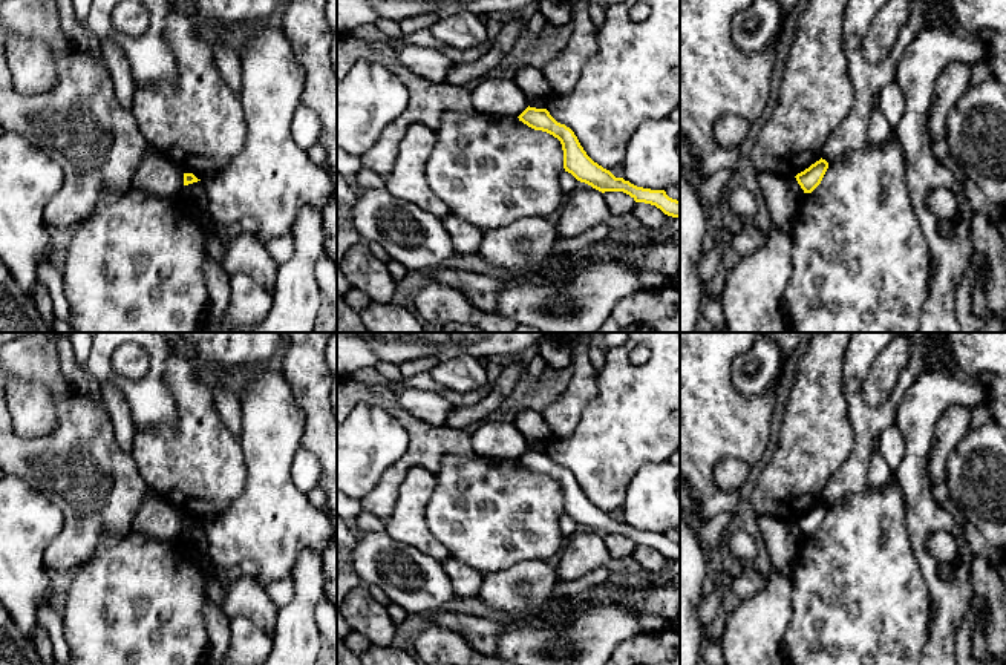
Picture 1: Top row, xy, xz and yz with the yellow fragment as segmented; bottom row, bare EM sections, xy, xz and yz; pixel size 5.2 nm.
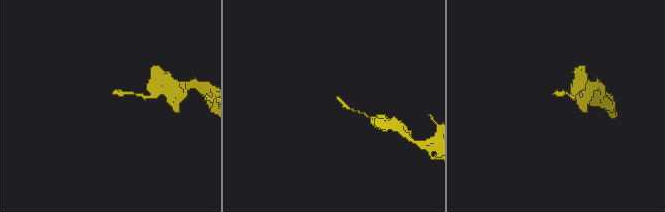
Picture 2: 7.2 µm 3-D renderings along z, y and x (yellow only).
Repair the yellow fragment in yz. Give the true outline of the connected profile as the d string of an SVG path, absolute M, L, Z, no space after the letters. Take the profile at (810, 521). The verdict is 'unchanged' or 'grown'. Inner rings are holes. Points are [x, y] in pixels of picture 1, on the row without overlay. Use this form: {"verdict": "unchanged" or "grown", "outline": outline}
{"verdict": "unchanged", "outline": "M821 501L795 519L804 536L812 536L821 527L827 512L828 506Z"}

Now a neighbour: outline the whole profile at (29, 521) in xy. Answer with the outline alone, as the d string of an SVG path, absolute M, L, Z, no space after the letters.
M15 475L0 480L0 602L32 642L35 628L41 627L38 608L54 591L43 555L61 527L61 510L28 481Z

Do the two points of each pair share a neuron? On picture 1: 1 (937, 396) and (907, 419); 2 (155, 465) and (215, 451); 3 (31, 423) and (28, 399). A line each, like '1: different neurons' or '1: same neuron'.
1: same neuron
2: same neuron
3: same neuron

